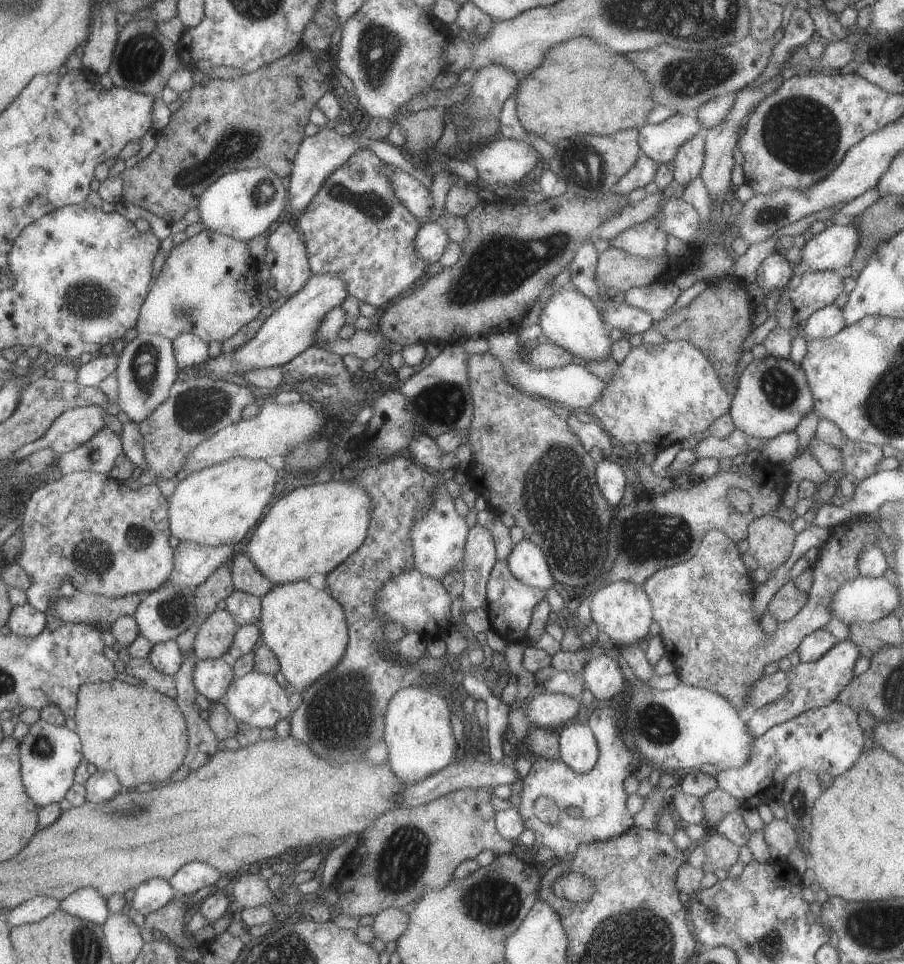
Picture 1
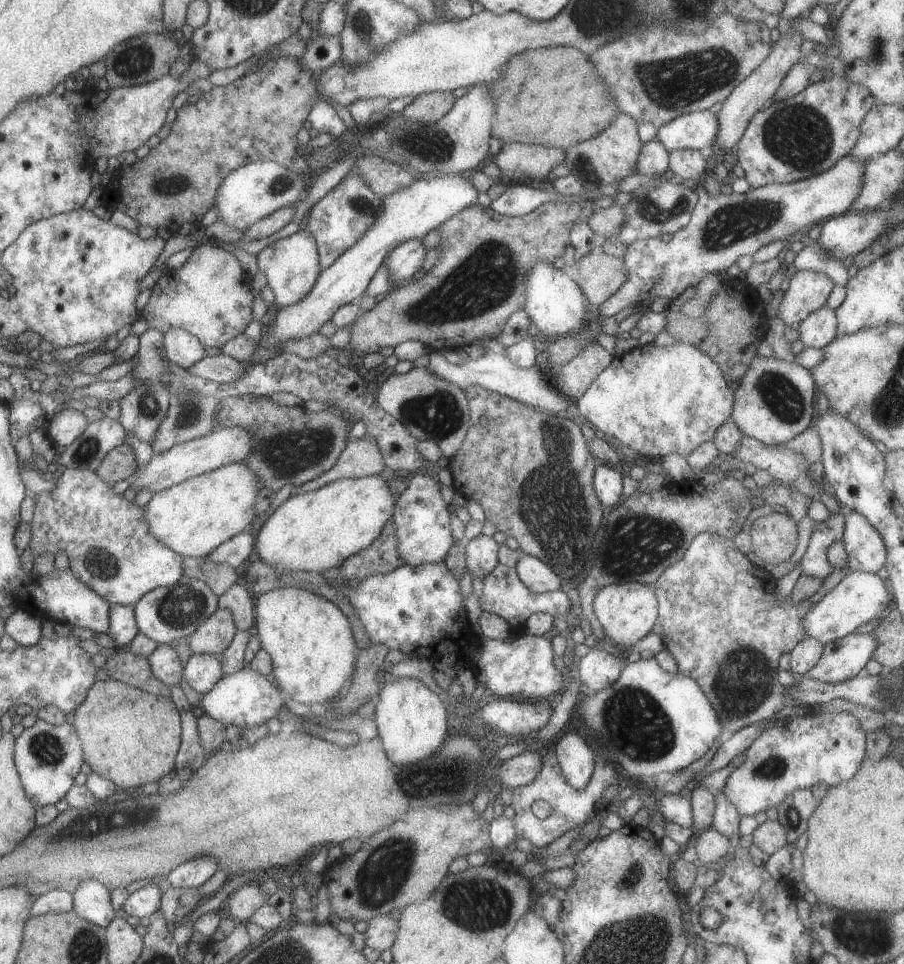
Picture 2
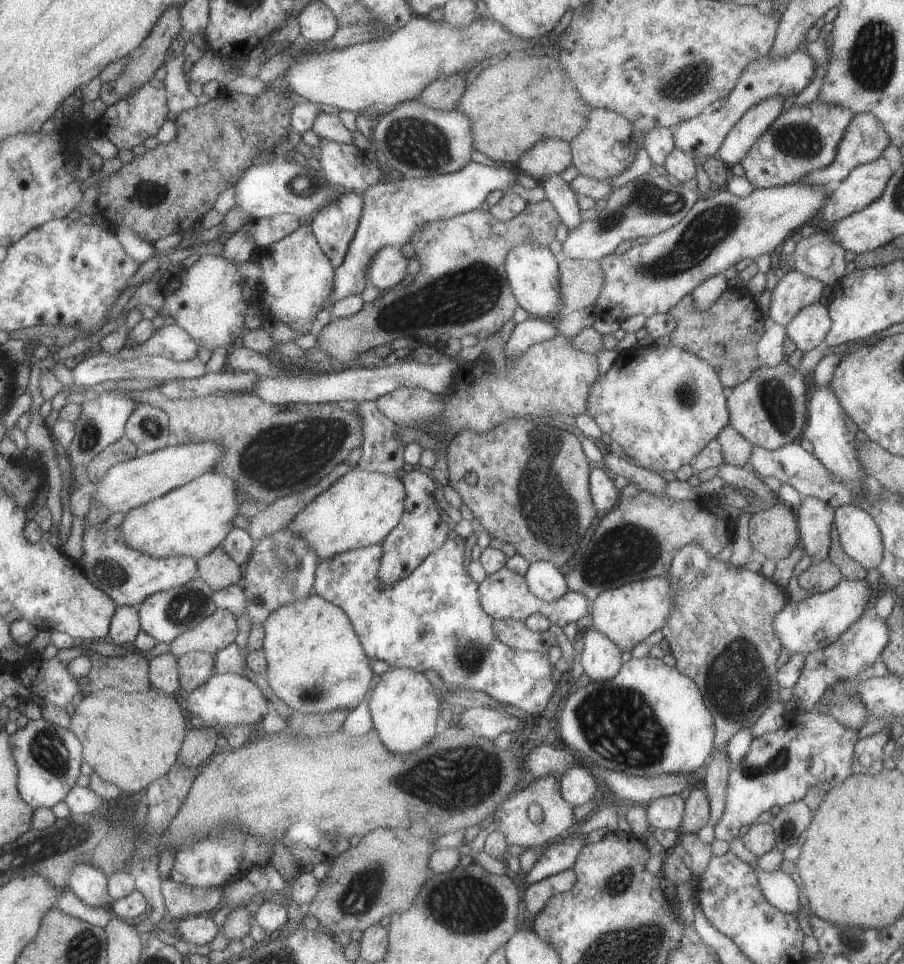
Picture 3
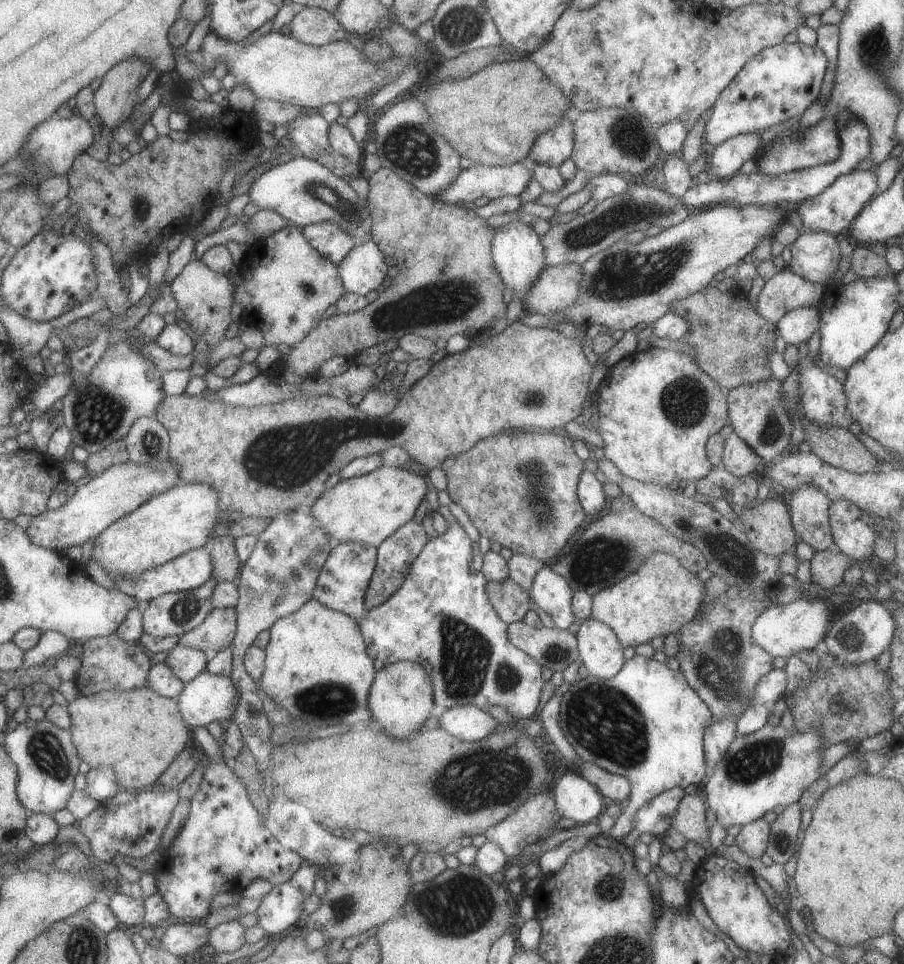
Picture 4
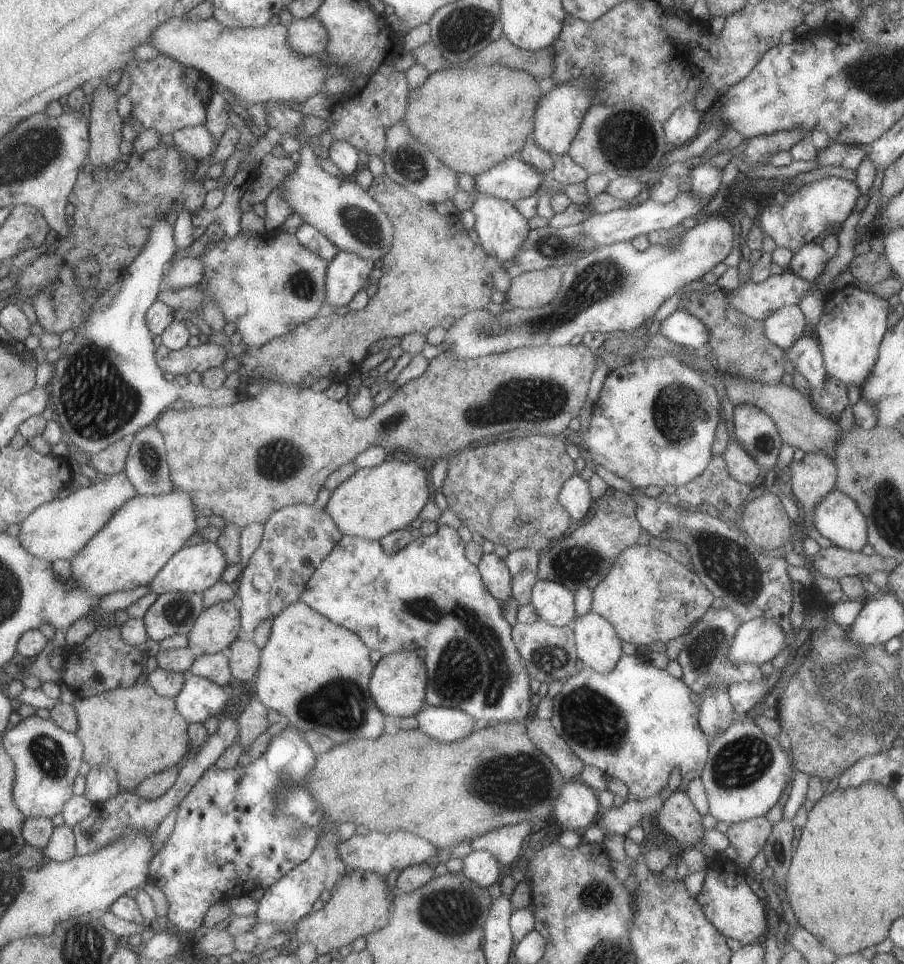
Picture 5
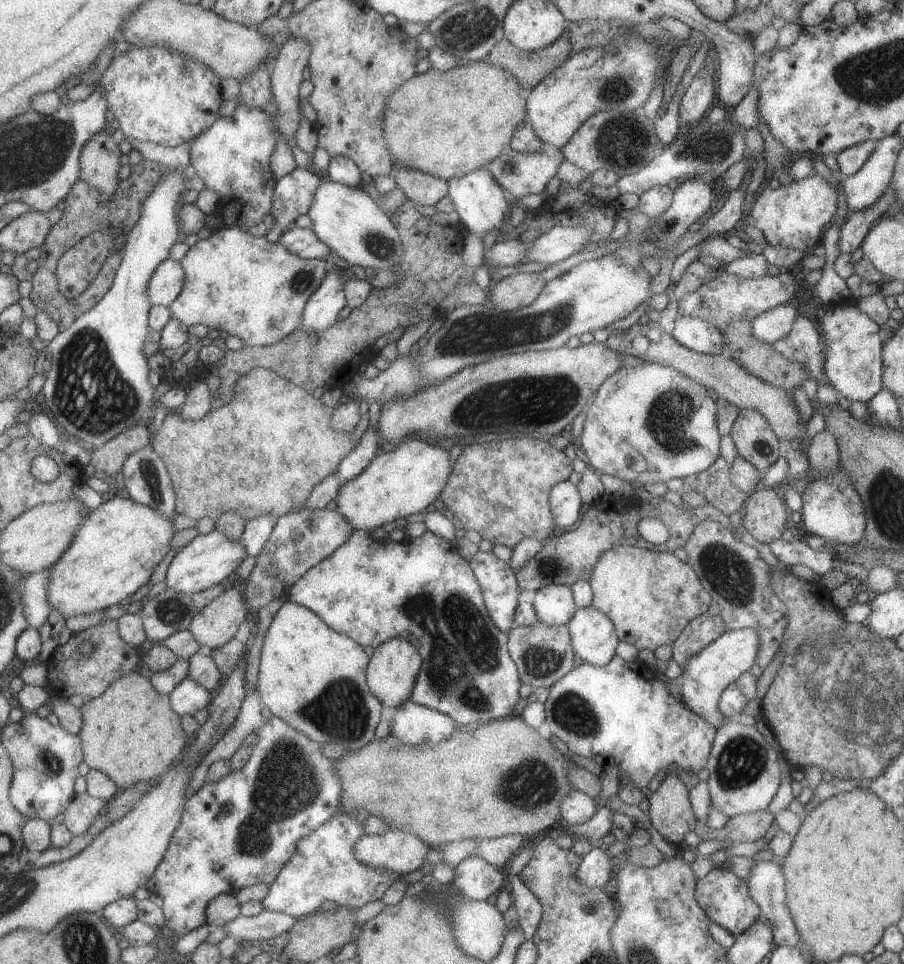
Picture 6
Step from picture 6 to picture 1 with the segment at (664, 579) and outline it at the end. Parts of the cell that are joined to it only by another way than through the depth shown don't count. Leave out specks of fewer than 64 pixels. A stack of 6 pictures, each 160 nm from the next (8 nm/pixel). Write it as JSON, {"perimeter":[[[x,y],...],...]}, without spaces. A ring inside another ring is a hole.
{"perimeter":[[[619,580],[613,583],[600,584],[597,592],[588,597],[591,619],[594,629],[600,629],[609,637],[609,642],[619,647],[637,644],[641,638],[649,636],[649,625],[652,621],[652,607],[642,586]]]}

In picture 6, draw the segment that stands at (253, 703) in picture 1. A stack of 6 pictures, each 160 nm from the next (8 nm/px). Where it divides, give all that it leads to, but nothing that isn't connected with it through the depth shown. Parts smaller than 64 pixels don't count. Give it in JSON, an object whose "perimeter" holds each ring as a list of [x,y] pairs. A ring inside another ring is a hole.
{"perimeter":[[[185,678],[168,694],[170,707],[175,714],[182,717],[185,714],[192,714],[207,708],[214,692],[208,691],[193,679]]]}

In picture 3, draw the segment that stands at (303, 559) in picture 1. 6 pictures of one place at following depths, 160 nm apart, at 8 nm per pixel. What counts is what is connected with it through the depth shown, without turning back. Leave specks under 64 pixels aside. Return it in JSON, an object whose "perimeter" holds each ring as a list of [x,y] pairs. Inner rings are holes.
{"perimeter":[[[353,468],[327,490],[314,496],[286,524],[286,529],[304,539],[322,561],[343,551],[381,544],[385,535],[399,522],[404,498],[401,479]]]}

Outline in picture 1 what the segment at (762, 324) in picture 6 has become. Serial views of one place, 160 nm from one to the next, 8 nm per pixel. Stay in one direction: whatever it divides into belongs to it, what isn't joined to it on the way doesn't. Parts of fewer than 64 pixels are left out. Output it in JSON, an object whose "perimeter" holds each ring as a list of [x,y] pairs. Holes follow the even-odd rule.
{"perimeter":[[[828,305],[811,314],[801,326],[805,333],[804,337],[811,340],[811,338],[831,338],[846,324],[841,309],[835,305]]]}

